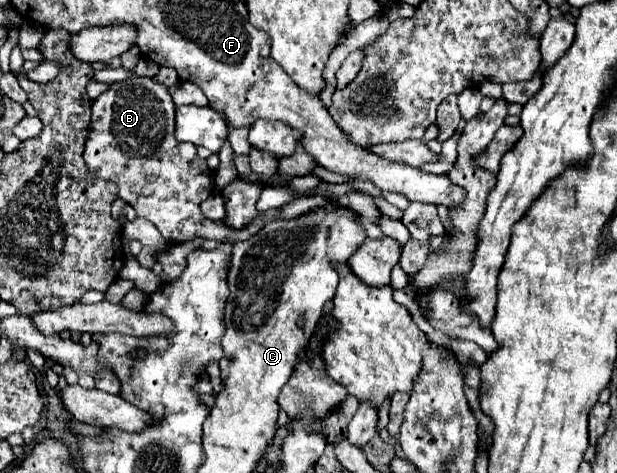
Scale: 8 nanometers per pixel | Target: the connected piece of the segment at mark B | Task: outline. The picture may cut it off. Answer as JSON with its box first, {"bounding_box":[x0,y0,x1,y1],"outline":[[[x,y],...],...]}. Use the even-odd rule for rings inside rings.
{"bounding_box":[85,78,264,242],"outline":[[[129,78],[121,84],[111,84],[111,90],[101,94],[97,100],[93,100],[93,114],[89,124],[89,134],[85,142],[85,164],[89,170],[105,180],[111,180],[119,186],[119,198],[129,202],[139,218],[145,218],[157,226],[157,230],[163,234],[167,242],[189,242],[193,238],[207,238],[207,240],[244,241],[255,235],[263,226],[264,221],[256,217],[251,224],[241,230],[229,230],[221,222],[207,220],[199,204],[211,194],[213,190],[213,178],[211,170],[207,168],[205,160],[201,160],[195,152],[193,144],[181,144],[175,140],[173,132],[173,118],[175,118],[175,104],[167,92],[167,88],[153,78]]]}

